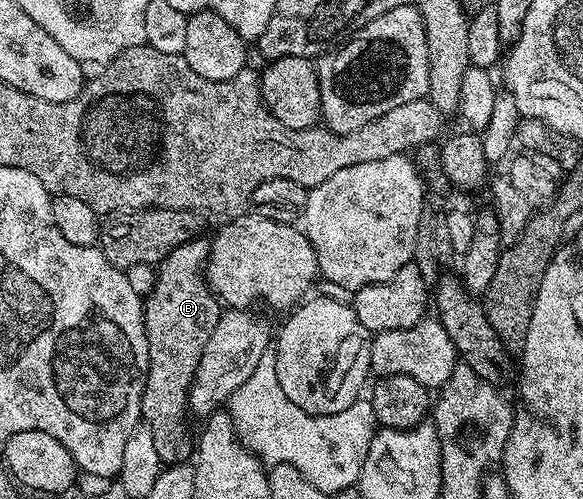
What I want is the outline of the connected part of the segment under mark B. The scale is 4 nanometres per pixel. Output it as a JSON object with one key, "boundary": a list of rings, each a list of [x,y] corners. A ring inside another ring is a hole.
{"boundary":[[[202,238],[190,240],[170,252],[157,269],[158,277],[154,280],[154,289],[151,290],[150,297],[147,295],[144,300],[148,374],[142,395],[142,420],[145,427],[150,429],[156,454],[160,454],[163,465],[166,466],[187,463],[195,451],[196,440],[193,435],[190,437],[190,424],[186,421],[186,416],[188,417],[190,412],[190,387],[198,369],[200,354],[204,354],[204,346],[208,346],[208,338],[212,338],[212,330],[216,330],[216,322],[224,311],[219,297],[215,296],[206,282],[204,269],[208,253],[209,243]]]}

